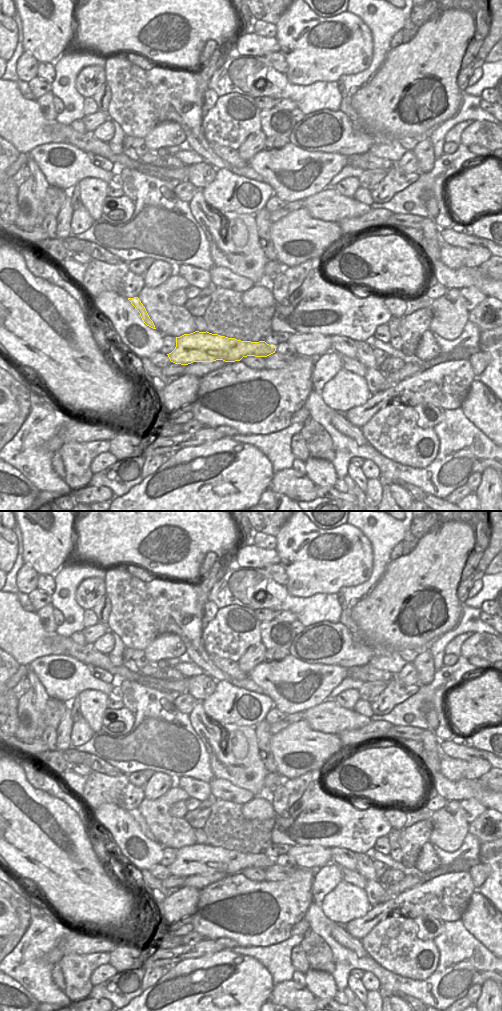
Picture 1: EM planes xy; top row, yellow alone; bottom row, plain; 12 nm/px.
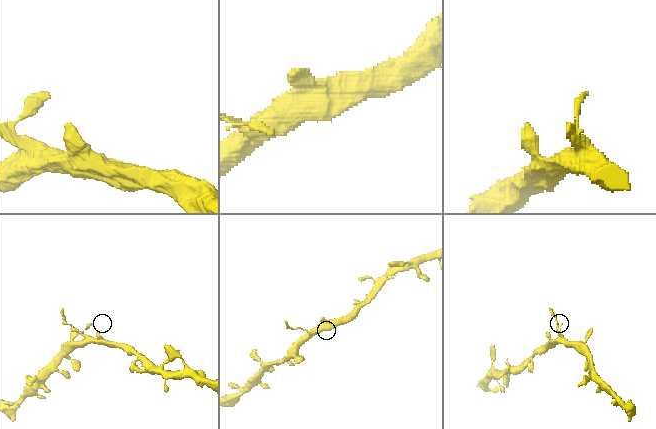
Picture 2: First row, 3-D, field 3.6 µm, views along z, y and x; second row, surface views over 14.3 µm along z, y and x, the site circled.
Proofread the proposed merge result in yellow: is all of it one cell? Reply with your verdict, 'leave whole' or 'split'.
split

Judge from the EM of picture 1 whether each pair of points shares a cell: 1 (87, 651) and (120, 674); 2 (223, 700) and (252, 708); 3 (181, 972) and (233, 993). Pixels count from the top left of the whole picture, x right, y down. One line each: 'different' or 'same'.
1: different
2: same
3: same

